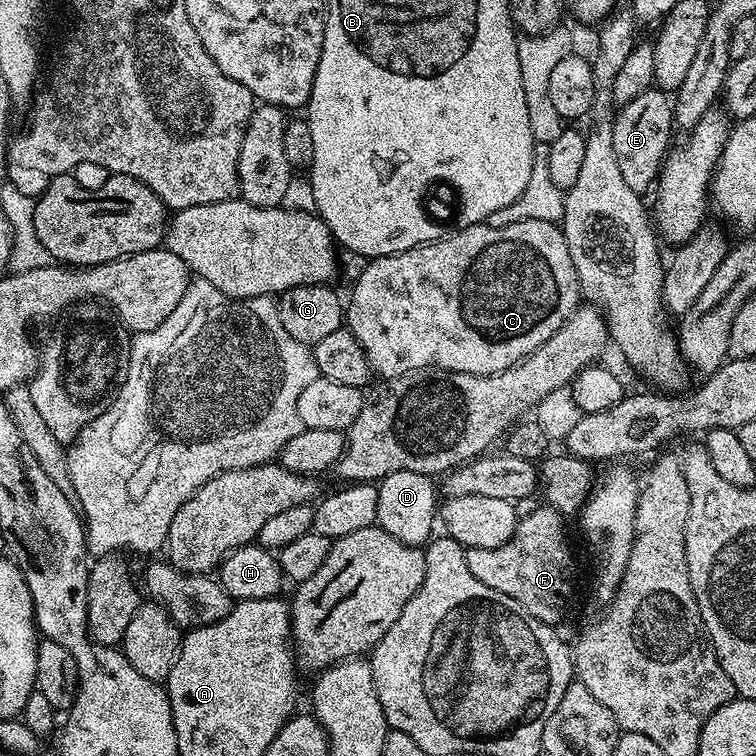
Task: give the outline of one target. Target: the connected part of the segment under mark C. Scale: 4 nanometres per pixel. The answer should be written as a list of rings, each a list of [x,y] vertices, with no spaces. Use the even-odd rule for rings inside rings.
[[[523,220],[514,222],[510,226],[490,226],[487,222],[472,224],[468,228],[458,228],[456,231],[448,233],[447,236],[443,236],[441,240],[434,240],[430,244],[419,244],[417,248],[389,256],[371,257],[361,267],[360,277],[351,287],[352,297],[349,300],[347,297],[346,300],[346,326],[362,346],[373,373],[385,380],[412,372],[415,368],[441,368],[479,376],[498,374],[502,370],[513,368],[534,350],[538,350],[538,346],[542,346],[542,342],[549,340],[558,330],[558,326],[562,326],[562,322],[566,322],[566,318],[582,300],[578,274],[574,270],[574,262],[570,262],[570,250],[566,246],[566,238],[561,225],[541,220]]]

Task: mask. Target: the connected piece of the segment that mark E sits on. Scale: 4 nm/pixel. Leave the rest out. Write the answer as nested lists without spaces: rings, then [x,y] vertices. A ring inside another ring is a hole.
[[[647,88],[638,98],[619,105],[612,121],[614,126],[614,154],[622,169],[622,179],[630,185],[630,190],[644,194],[657,181],[664,157],[673,145],[674,100],[663,88]]]

